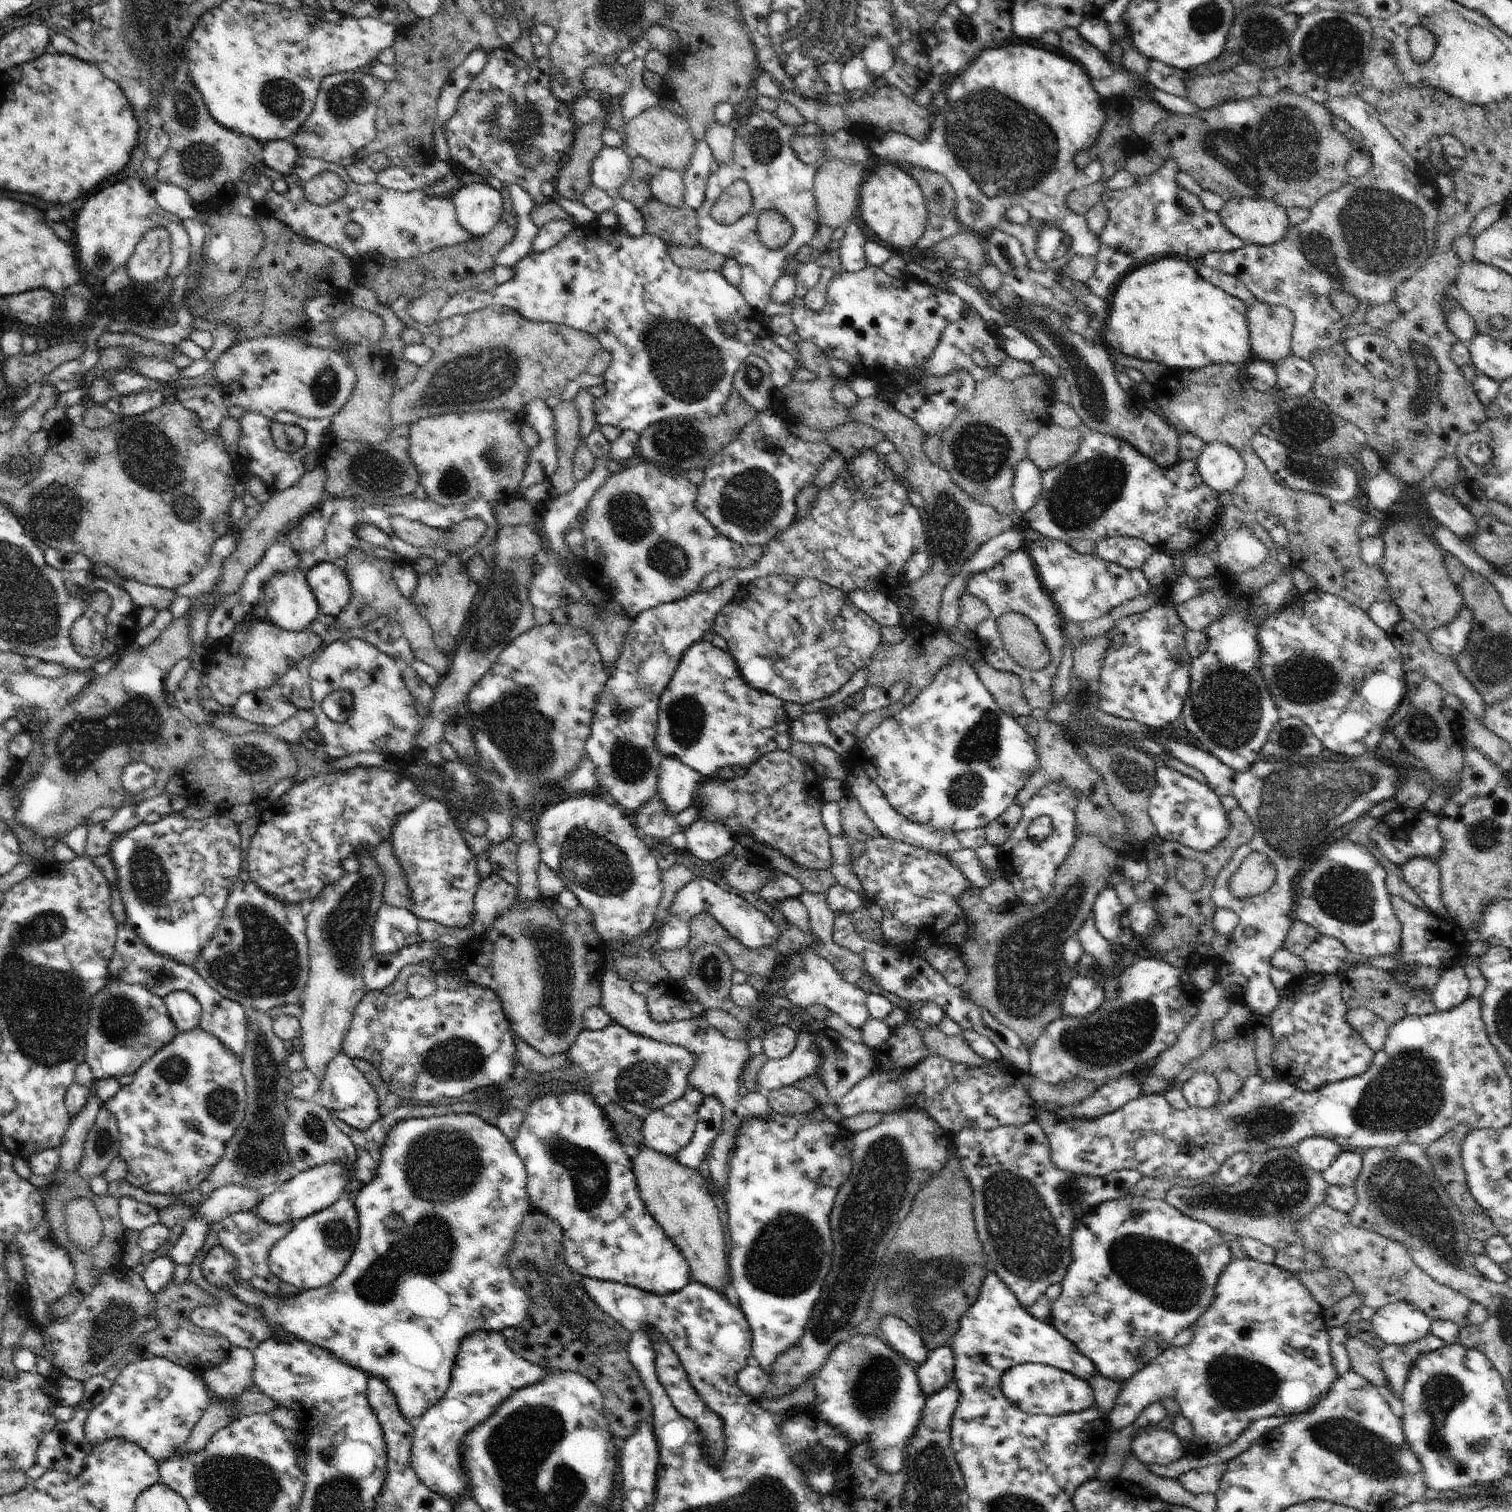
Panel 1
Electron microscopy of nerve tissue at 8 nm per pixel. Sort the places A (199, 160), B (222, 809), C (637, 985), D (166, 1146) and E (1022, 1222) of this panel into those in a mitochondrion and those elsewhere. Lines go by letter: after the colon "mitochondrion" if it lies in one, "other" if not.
A: mitochondrion
B: other
C: other
D: other
E: mitochondrion

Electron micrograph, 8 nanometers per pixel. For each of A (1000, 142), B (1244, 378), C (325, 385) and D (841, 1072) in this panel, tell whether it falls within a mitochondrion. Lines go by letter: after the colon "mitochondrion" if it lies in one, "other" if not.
A: mitochondrion
B: other
C: mitochondrion
D: other

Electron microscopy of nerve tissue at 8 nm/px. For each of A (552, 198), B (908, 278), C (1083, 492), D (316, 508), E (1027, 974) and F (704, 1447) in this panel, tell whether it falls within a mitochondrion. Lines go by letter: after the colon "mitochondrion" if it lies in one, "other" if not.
A: other
B: other
C: mitochondrion
D: other
E: mitochondrion
F: other

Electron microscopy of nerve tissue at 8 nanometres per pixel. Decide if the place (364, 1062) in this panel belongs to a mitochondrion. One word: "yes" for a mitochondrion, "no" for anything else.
no

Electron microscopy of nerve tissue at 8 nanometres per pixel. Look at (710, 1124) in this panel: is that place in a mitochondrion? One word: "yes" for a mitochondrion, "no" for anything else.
no

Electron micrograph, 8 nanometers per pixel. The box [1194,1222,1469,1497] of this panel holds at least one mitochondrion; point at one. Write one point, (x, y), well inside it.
(1370, 1453)

